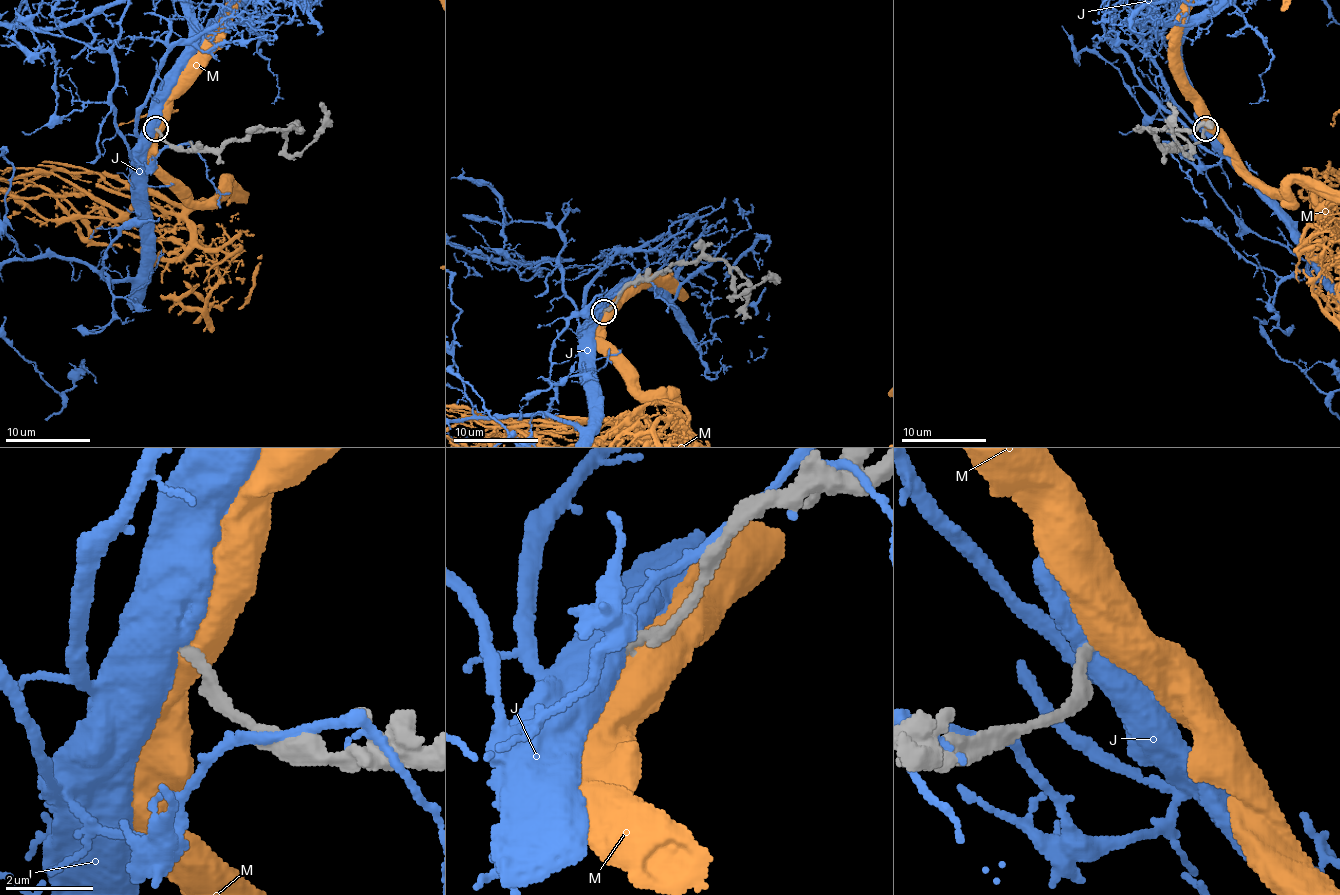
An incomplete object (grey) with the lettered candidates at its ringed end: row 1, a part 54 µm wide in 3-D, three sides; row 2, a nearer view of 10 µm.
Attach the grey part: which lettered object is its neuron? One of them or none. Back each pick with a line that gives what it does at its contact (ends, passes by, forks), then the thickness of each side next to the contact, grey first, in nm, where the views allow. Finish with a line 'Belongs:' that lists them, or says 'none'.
Belongs: none

